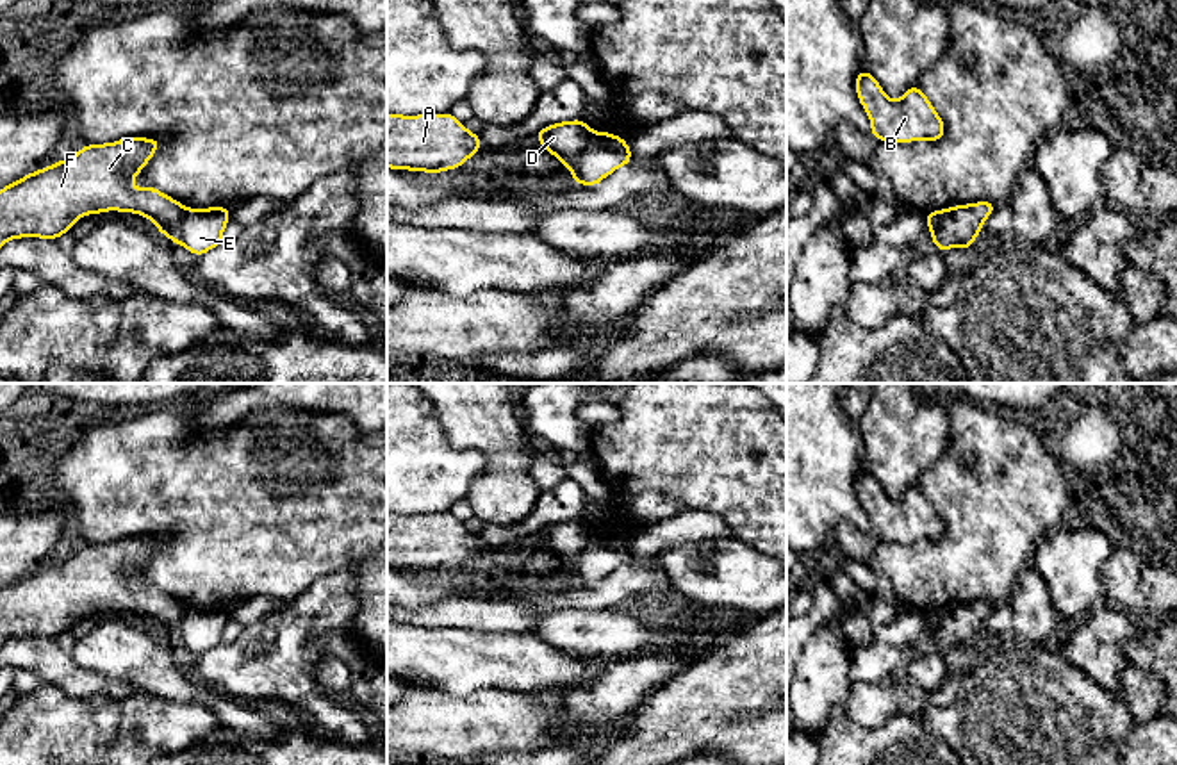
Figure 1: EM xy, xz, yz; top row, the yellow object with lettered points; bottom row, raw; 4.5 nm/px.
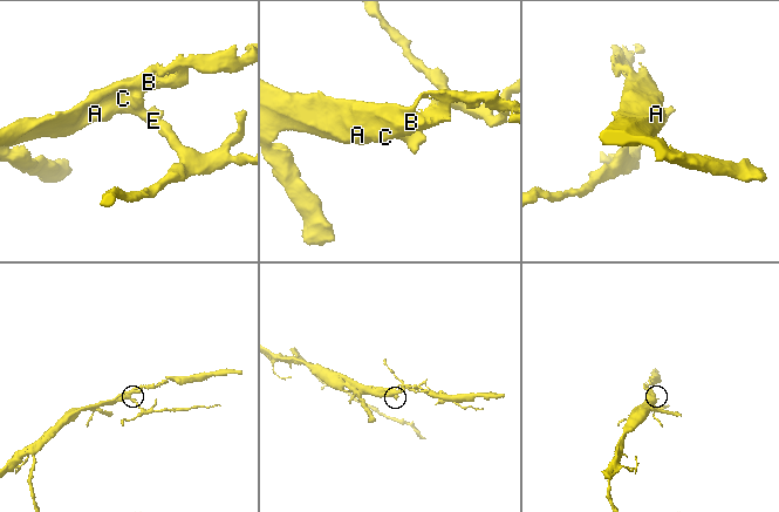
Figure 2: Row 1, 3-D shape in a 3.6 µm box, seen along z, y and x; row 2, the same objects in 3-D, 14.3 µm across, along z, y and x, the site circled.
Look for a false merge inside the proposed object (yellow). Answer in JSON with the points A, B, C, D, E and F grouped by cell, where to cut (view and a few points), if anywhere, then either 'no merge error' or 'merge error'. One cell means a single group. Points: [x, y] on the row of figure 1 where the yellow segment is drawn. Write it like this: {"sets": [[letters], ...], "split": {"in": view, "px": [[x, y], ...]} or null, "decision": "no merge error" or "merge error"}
{"sets": [["A", "B", "C", "D", "F"], ["E"]], "split": {"in": "xz", "px": [[594, 132], [571, 168]]}, "decision": "merge error"}

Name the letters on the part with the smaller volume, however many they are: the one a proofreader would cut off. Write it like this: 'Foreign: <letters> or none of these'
Foreign: E

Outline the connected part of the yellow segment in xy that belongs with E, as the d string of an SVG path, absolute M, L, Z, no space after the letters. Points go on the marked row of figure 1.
M226 207L187 209L184 223L171 241L200 257L221 244L223 230L228 221L230 209Z

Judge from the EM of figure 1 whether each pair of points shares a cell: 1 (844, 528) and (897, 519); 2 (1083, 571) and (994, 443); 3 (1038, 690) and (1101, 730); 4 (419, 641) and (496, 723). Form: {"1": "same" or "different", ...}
{"1": "same", "2": "different", "3": "same", "4": "different"}

